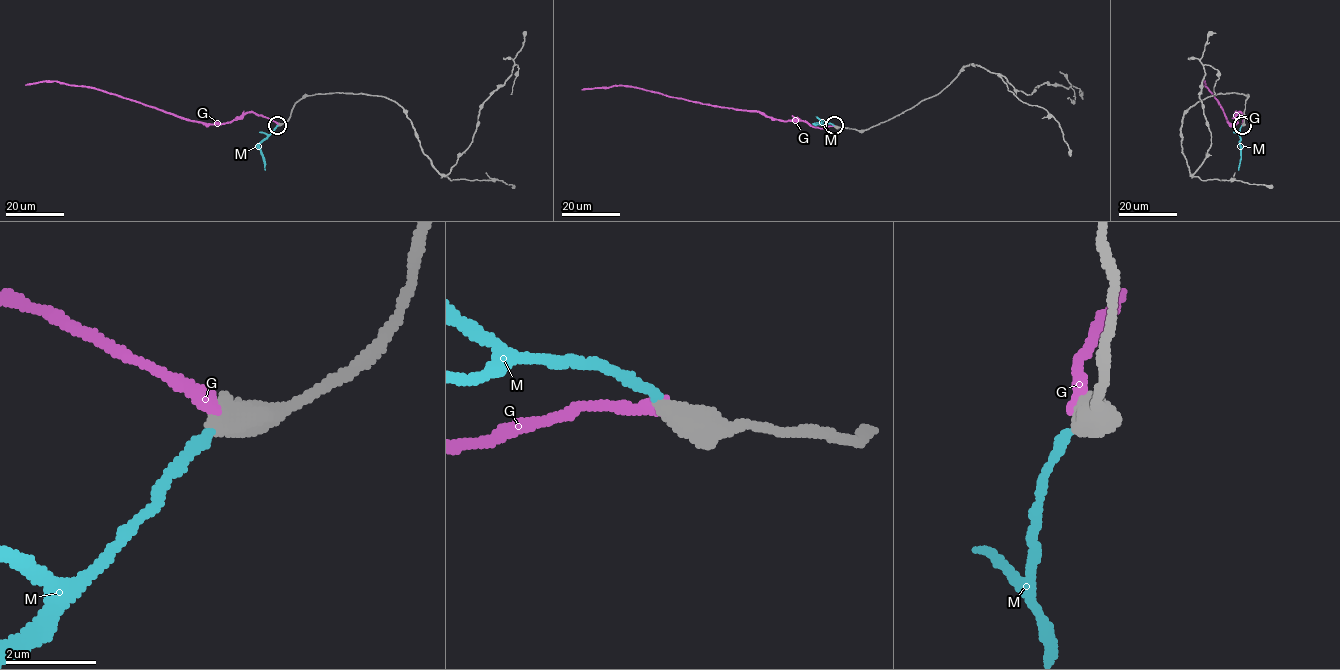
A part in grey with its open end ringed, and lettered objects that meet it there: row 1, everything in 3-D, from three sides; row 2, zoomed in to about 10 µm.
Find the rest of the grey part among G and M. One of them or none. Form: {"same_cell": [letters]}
{"same_cell": ["M"]}

